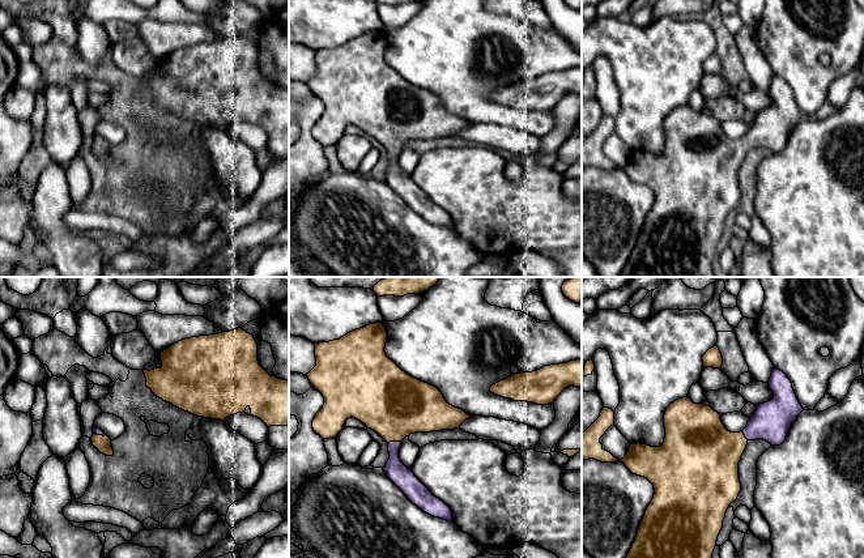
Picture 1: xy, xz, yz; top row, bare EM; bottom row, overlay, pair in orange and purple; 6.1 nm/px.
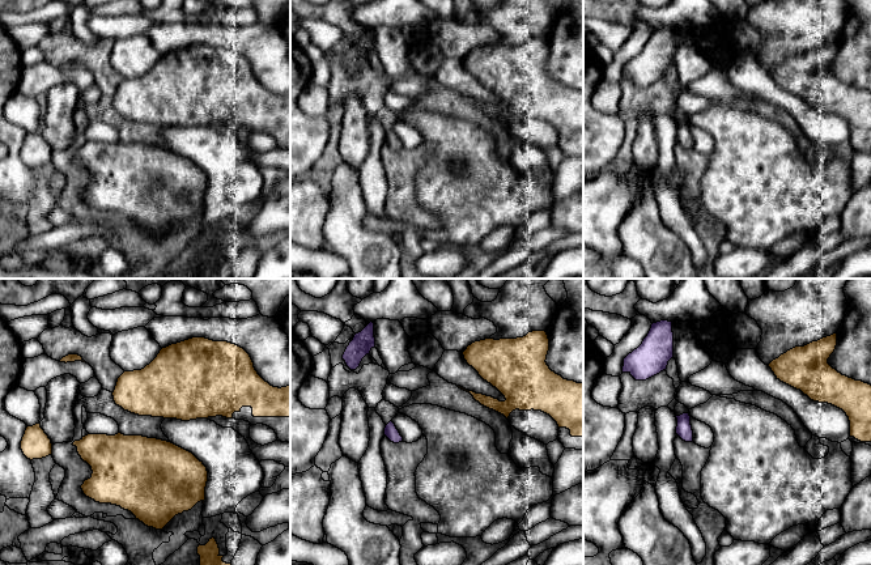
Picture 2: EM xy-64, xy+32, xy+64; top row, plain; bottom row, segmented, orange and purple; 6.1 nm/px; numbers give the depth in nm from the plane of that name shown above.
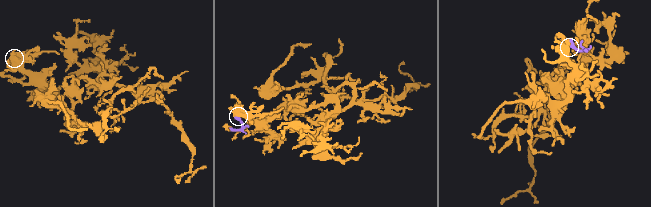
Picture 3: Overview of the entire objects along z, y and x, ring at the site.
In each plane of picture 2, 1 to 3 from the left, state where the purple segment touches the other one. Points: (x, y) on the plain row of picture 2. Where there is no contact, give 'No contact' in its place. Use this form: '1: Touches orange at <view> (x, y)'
1: No contact
2: No contact
3: No contact

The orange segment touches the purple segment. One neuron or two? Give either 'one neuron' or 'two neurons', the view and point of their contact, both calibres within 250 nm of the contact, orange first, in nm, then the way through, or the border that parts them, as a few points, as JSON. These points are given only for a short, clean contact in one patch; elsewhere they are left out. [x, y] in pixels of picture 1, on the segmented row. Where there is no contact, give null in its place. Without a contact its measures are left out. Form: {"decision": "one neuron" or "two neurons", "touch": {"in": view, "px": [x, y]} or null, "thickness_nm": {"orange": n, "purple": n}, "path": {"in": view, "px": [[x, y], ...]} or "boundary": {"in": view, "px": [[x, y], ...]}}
{"decision": "one neuron", "touch": {"in": "xz", "px": [394, 441]}, "thickness_nm": {"orange": 400, "purple": 140}, "path": {"in": "xz", "px": [[394, 404], [394, 441], [394, 468], [404, 478]]}}

